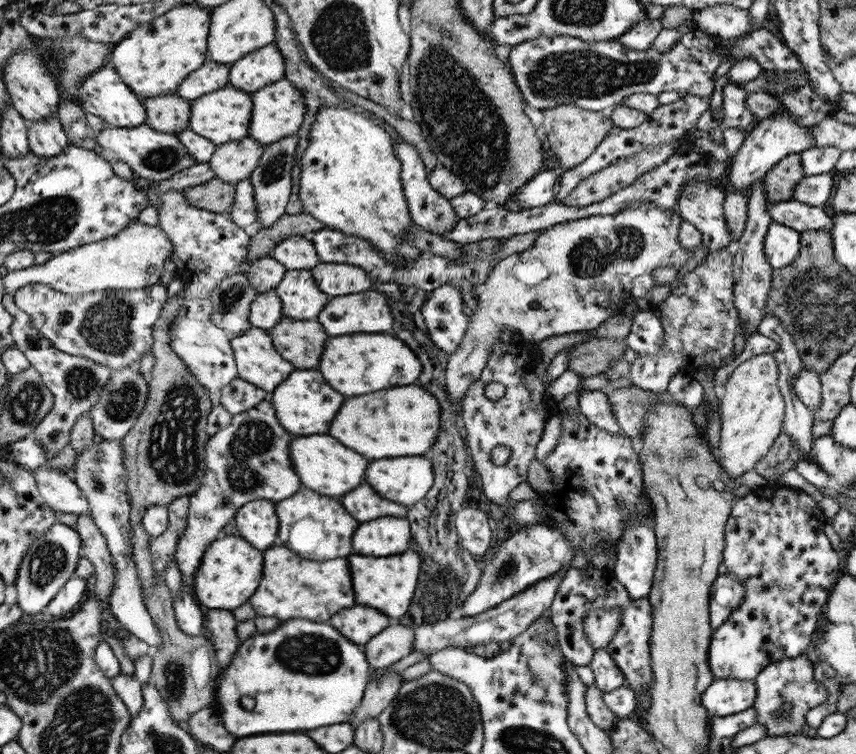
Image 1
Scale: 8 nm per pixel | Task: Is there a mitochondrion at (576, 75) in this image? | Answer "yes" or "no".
yes

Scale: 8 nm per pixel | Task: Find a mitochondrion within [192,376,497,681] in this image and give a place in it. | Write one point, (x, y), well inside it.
(252, 438)

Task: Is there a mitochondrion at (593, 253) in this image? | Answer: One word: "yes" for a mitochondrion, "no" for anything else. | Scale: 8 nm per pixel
yes

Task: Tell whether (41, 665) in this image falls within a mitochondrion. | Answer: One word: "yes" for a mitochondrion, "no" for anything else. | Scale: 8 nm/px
yes

